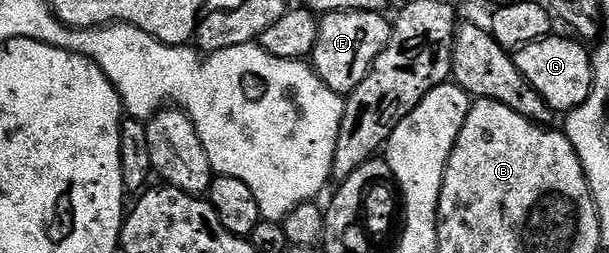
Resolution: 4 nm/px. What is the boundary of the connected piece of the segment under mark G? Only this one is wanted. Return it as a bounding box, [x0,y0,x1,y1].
[513,33,593,113]

